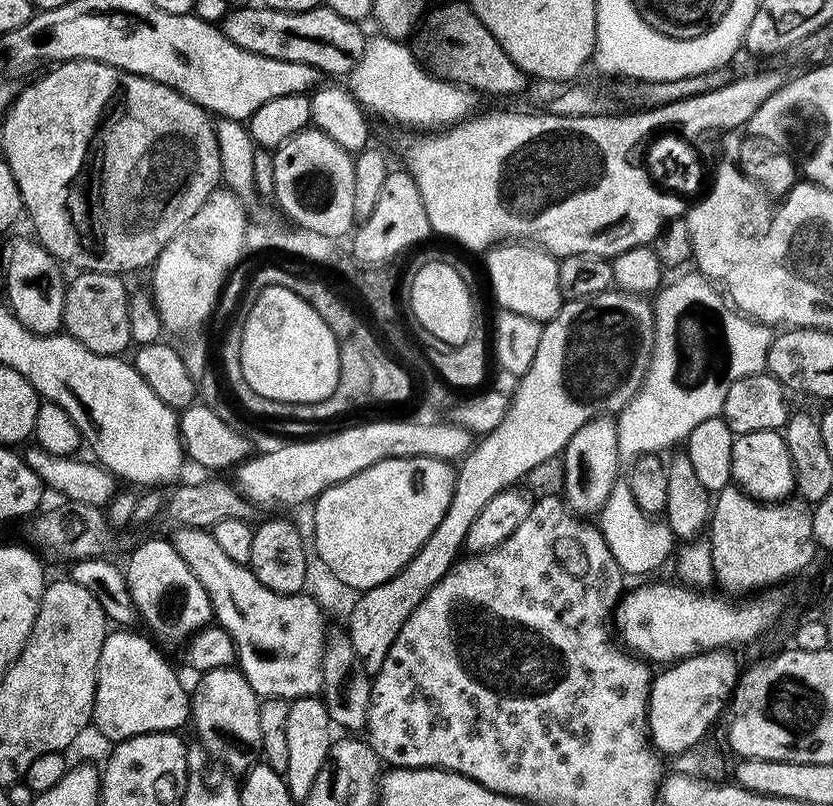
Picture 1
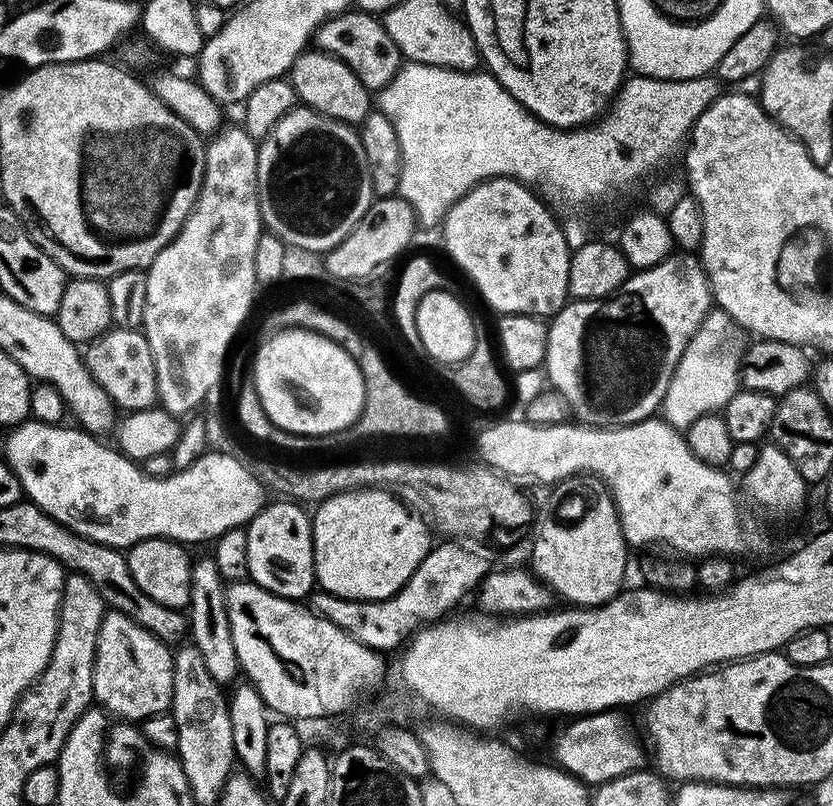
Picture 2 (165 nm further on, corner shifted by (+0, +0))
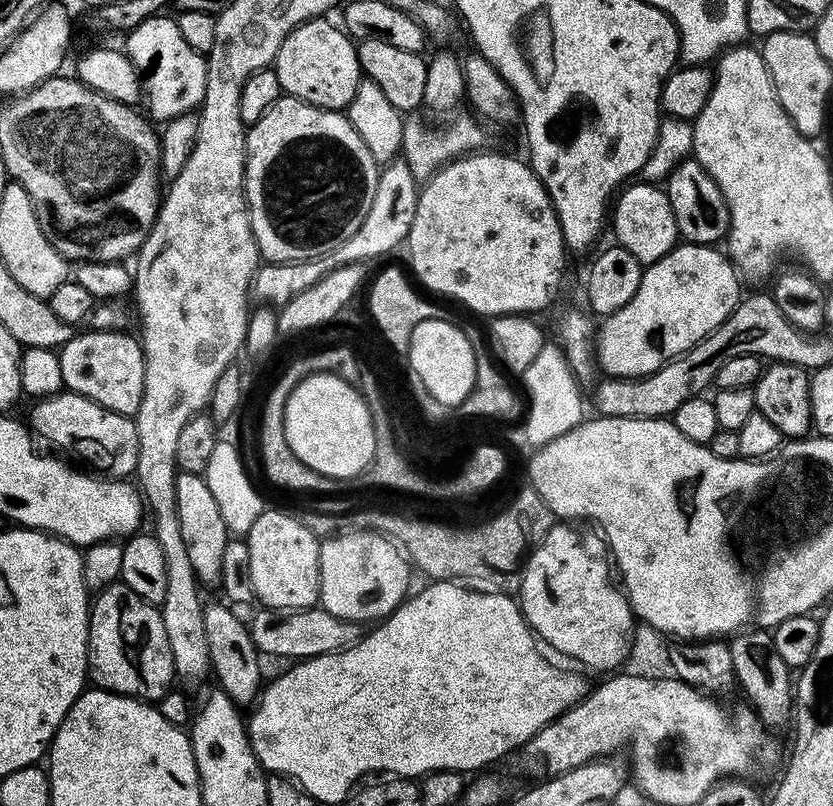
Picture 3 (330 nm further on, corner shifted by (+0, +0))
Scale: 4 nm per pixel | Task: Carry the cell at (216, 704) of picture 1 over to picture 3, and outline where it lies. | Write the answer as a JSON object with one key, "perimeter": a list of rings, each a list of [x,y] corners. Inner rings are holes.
{"perimeter":[[[177,471],[176,509],[182,526],[182,542],[186,542],[186,555],[190,557],[190,566],[194,566],[197,580],[204,586],[219,585],[220,575],[223,574],[222,554],[226,554],[230,531],[203,475]]]}

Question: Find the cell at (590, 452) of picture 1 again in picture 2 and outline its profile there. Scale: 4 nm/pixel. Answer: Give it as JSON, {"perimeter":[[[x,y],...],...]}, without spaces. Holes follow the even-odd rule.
{"perimeter":[[[592,478],[562,480],[551,492],[552,504],[560,516],[571,510],[572,504],[568,501],[571,496],[576,500],[584,500],[584,505],[580,508],[580,517],[569,524],[564,520],[555,520],[552,516],[544,516],[541,520],[539,517],[535,521],[531,571],[549,592],[559,599],[561,596],[569,605],[599,608],[601,604],[614,599],[625,587],[624,571],[628,568],[630,545],[620,525],[616,502],[603,483]]]}

